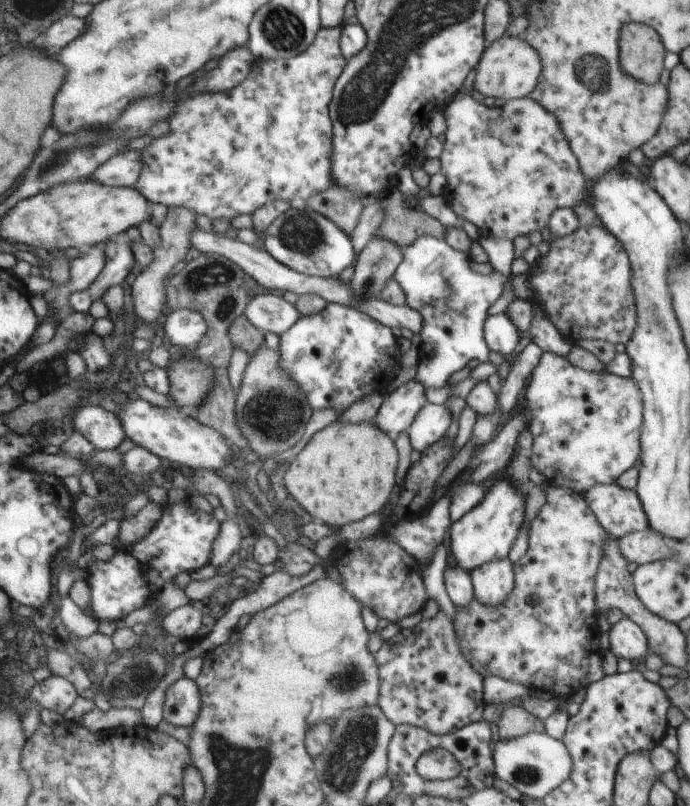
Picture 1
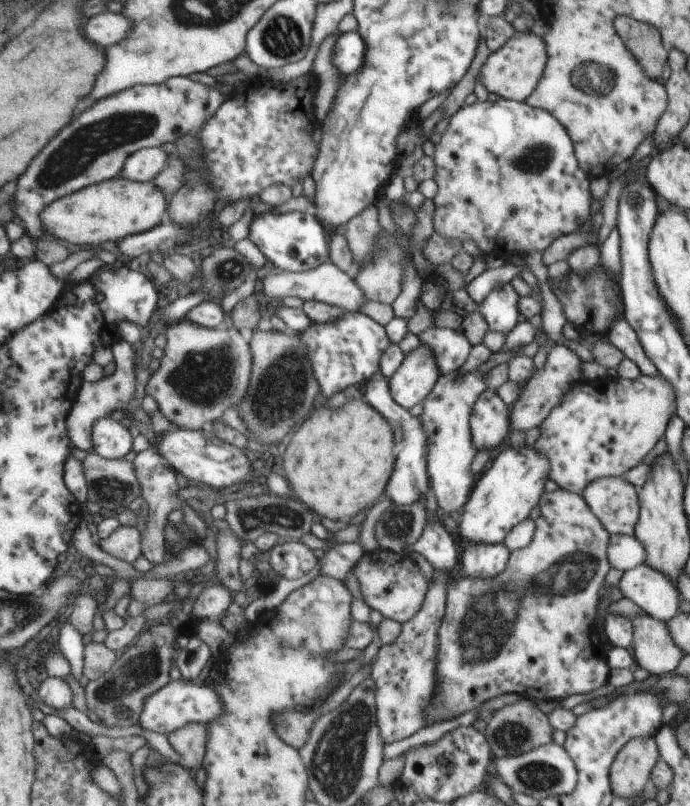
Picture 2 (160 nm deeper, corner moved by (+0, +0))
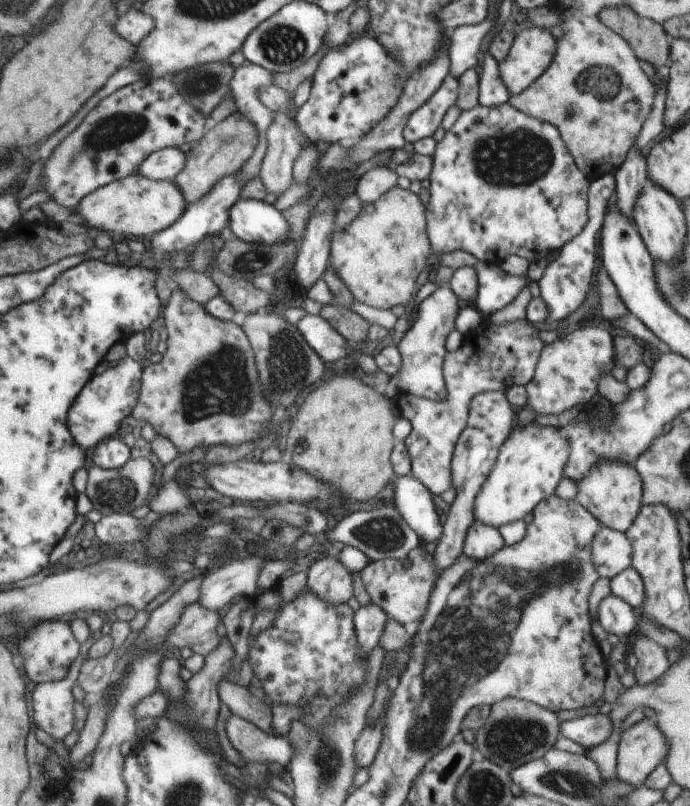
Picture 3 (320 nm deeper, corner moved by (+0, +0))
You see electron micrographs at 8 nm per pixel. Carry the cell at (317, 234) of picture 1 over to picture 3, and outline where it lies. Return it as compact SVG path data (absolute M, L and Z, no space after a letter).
M239 198L229 210L229 224L234 234L244 242L268 245L289 241L289 223L285 216L269 203Z

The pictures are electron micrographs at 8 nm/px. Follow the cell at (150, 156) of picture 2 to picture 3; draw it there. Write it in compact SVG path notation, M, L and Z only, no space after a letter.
M166 147L153 152L138 168L138 174L157 181L174 180L184 170L187 153L179 147Z

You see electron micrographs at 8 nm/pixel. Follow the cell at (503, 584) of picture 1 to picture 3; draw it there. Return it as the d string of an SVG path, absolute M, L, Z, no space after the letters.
M475 520L466 533L463 553L474 560L484 560L497 553L504 545L498 528Z

